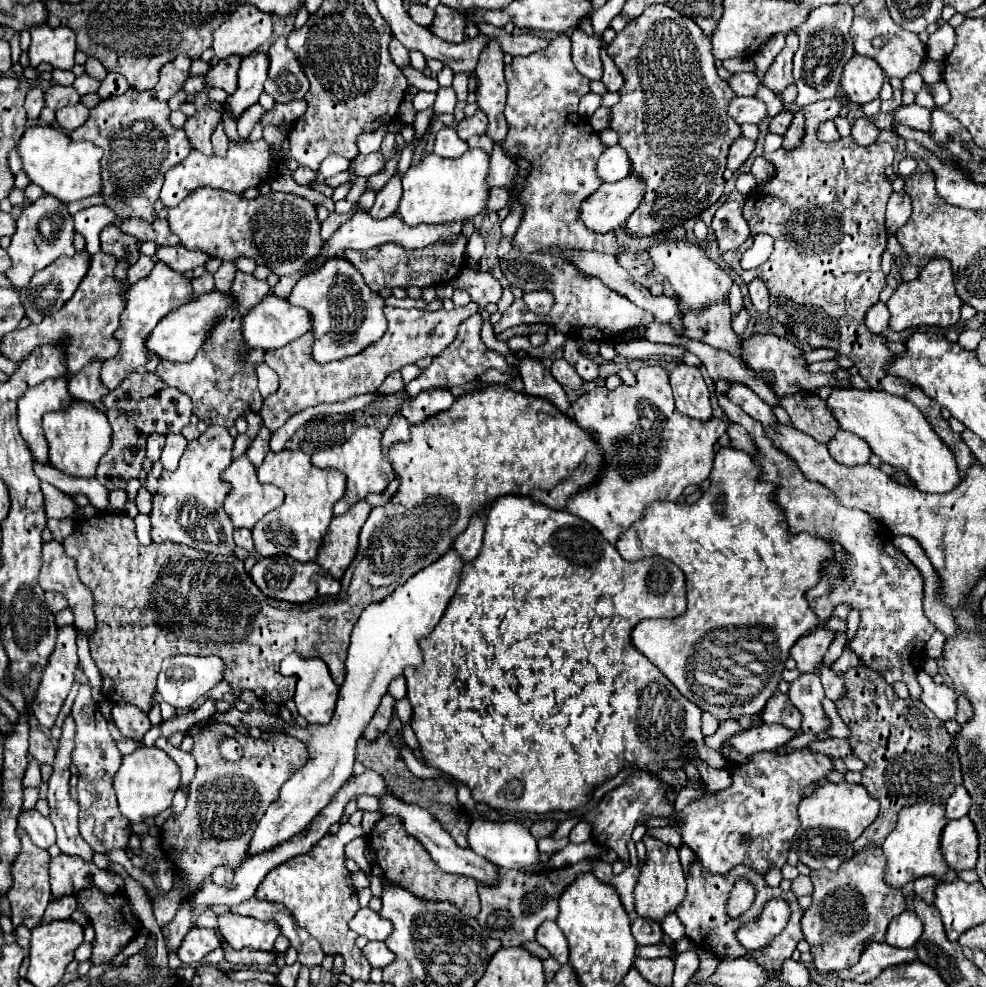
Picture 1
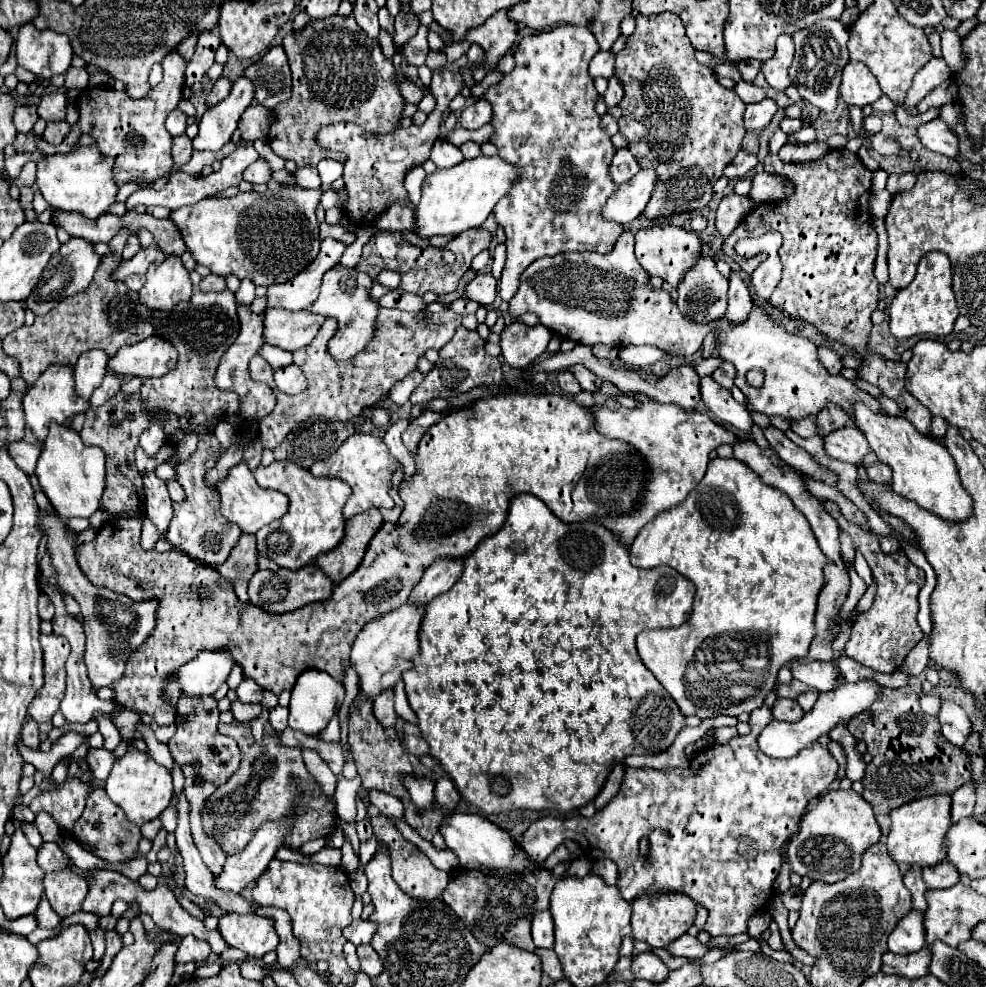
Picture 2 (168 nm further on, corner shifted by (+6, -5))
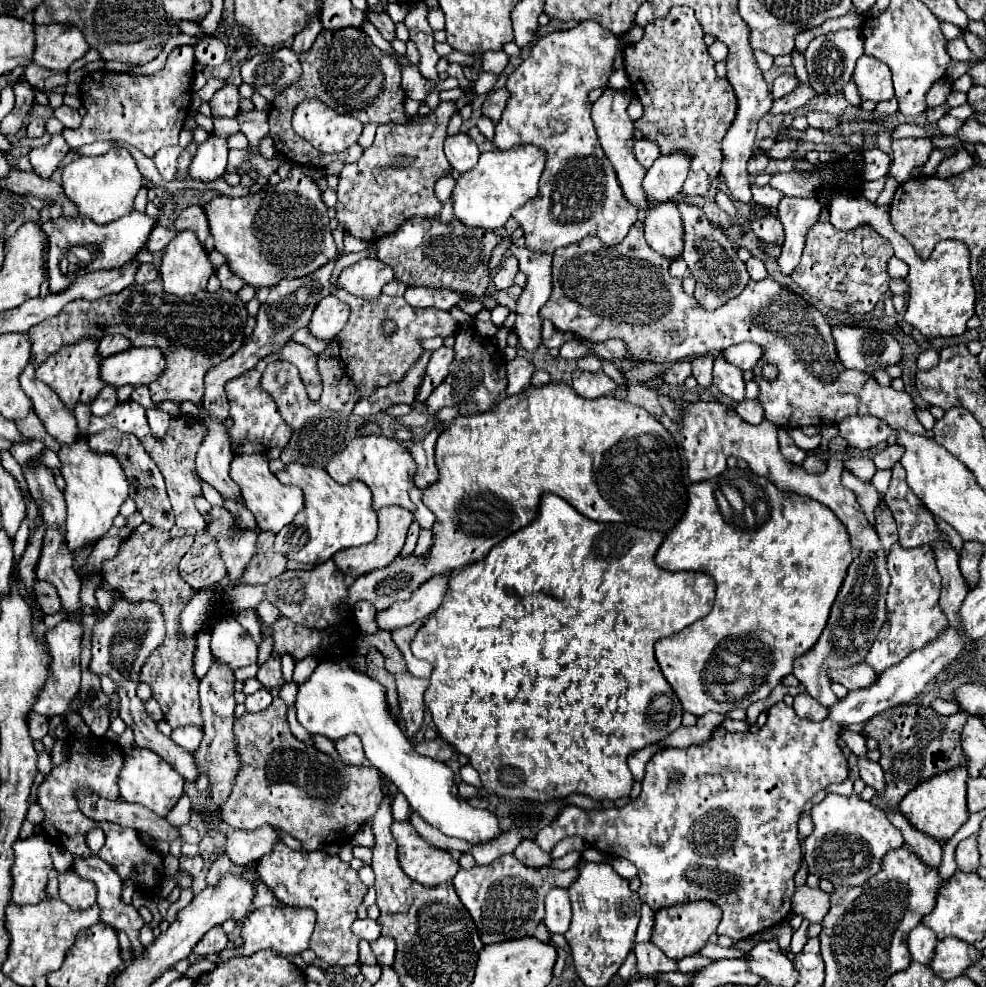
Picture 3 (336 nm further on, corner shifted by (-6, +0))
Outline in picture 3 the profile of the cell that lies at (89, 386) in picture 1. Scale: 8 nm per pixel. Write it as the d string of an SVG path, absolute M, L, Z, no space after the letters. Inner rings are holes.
M104 336L100 340L100 356L106 358L106 356L112 356L112 354L118 354L122 350L128 350L132 346L132 342L126 338L126 336Z

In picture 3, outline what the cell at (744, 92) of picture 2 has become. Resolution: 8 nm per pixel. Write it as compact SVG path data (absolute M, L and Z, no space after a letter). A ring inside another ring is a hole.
M782 74L782 76L778 76L778 78L774 80L772 96L778 100L778 98L782 98L782 96L790 94L798 84L800 84L800 82L798 82L798 78L796 78L794 74Z

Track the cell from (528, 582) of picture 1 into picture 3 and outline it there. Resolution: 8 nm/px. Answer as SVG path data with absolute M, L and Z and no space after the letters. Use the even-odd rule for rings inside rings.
M544 494L538 518L530 526L496 544L496 548L492 548L484 560L450 574L448 590L444 592L440 608L424 622L412 640L412 654L432 664L432 678L424 694L424 702L434 716L434 724L440 736L460 754L470 758L470 764L478 770L480 780L490 794L538 802L566 798L572 792L590 796L594 800L624 798L630 794L634 784L626 758L644 746L670 736L680 726L682 704L658 668L654 658L654 644L660 638L680 632L698 618L704 618L712 610L716 582L712 576L702 572L668 572L658 568L654 556L662 542L664 534L656 530L642 530L628 524L602 524L576 512L576 508L572 508L564 498L556 494Z

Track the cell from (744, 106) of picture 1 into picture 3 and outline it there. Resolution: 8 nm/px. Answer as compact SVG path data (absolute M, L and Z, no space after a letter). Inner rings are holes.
M800 84L796 90L792 90L788 96L774 100L774 106L770 110L770 114L788 114L792 110L798 110L802 106L806 106L810 100L814 98L814 90L808 84Z

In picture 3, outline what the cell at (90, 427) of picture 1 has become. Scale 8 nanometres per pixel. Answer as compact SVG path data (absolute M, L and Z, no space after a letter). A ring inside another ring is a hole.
M78 440L72 446L62 446L58 456L62 460L60 472L66 480L64 498L68 506L64 544L70 552L80 552L86 546L94 546L112 528L122 502L128 498L128 480L120 462L112 454L94 452L84 440Z

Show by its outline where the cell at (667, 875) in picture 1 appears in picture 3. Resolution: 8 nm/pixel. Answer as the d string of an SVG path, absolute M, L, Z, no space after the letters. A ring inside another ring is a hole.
M694 902L694 904L680 904L680 906L672 906L672 908L664 908L660 912L656 912L656 926L652 932L652 942L662 948L666 952L666 956L670 956L672 960L682 960L686 956L698 954L702 950L702 946L710 940L710 936L716 932L720 924L720 908L716 908L716 904L712 902Z

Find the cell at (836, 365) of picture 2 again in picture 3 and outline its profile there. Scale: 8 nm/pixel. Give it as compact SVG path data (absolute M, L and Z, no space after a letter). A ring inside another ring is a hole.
M840 324L832 326L832 338L844 368L874 374L876 370L902 360L902 346L898 340L892 334L876 328Z

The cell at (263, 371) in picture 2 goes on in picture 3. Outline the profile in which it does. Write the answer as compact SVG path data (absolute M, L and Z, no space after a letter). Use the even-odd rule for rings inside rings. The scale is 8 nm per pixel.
M338 288L336 296L342 302L350 304L352 314L346 328L332 340L330 348L326 348L318 356L318 370L324 384L322 398L318 402L312 402L308 396L304 396L304 392L278 392L278 372L282 370L286 374L286 362L282 360L270 362L262 376L262 388L274 398L282 418L294 430L302 428L314 416L322 416L328 412L352 412L354 404L360 398L370 396L380 386L388 386L390 382L398 382L404 378L404 374L424 352L424 348L420 346L420 338L452 336L456 332L456 320L446 310L412 308L410 304L406 304L404 298L390 298L386 294L378 296L376 300L364 300L344 292L342 288ZM384 320L394 320L398 326L390 338L382 334Z

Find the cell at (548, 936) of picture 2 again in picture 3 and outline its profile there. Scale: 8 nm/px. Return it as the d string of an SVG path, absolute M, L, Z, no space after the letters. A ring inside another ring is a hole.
M552 888L546 896L546 926L552 934L564 934L570 926L570 898L568 890Z

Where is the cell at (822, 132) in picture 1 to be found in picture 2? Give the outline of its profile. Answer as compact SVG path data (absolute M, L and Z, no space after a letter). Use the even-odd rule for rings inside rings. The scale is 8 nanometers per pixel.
M810 125L810 127L802 127L798 133L790 135L788 137L790 141L796 141L796 143L808 143L808 141L816 141L816 129Z

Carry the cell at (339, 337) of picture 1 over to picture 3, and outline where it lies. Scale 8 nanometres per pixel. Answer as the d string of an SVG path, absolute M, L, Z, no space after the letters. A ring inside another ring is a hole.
M364 258L344 268L336 286L342 286L354 296L372 300L380 296L382 286L392 280L394 280L394 272L392 268L388 268L388 264L380 262L378 258Z

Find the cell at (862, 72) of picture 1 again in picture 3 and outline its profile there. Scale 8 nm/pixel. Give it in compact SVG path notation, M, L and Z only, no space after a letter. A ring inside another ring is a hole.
M862 56L856 62L852 78L858 86L862 100L872 100L878 104L882 100L894 98L890 68L872 56Z

